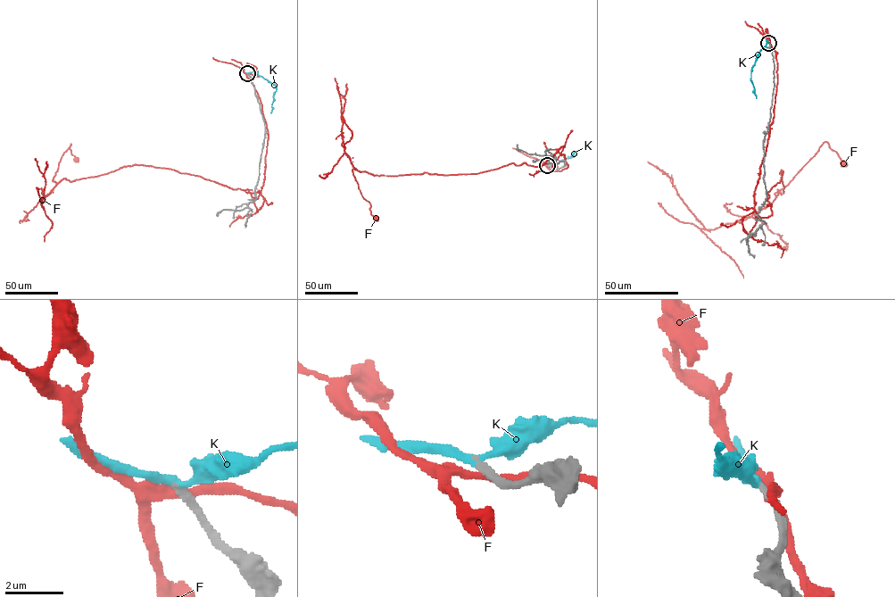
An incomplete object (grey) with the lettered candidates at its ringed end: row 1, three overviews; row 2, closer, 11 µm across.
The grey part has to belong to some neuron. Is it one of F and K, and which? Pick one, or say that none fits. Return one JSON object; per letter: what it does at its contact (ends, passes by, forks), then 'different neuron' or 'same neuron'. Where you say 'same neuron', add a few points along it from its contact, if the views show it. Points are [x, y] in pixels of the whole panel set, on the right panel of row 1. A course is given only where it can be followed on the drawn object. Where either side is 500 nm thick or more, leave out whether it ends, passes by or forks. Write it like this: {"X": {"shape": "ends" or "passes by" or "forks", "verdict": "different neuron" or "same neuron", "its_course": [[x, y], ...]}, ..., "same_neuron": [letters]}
{"F": {"shape": "passes by", "verdict": "different neuron"}, "K": {"shape": "passes by", "verdict": "same neuron", "its_course": [[769, 43], [766, 41], [760, 50], [751, 69], [756, 98]]}, "same_neuron": ["K"]}

